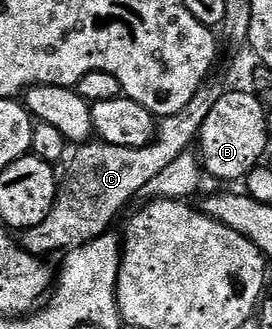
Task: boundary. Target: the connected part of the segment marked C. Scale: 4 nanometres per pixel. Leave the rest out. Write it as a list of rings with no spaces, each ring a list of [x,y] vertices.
[[[234,60],[224,70],[211,73],[210,77],[197,89],[188,104],[180,110],[161,119],[155,127],[154,141],[147,146],[112,145],[101,140],[91,140],[79,145],[67,161],[65,176],[59,181],[53,210],[38,225],[23,231],[20,244],[25,250],[41,258],[48,254],[65,253],[90,243],[100,235],[107,233],[112,222],[135,196],[139,197],[145,184],[161,171],[168,168],[177,156],[197,141],[204,120],[212,112],[213,105],[229,92],[251,92],[254,88],[253,63]]]

